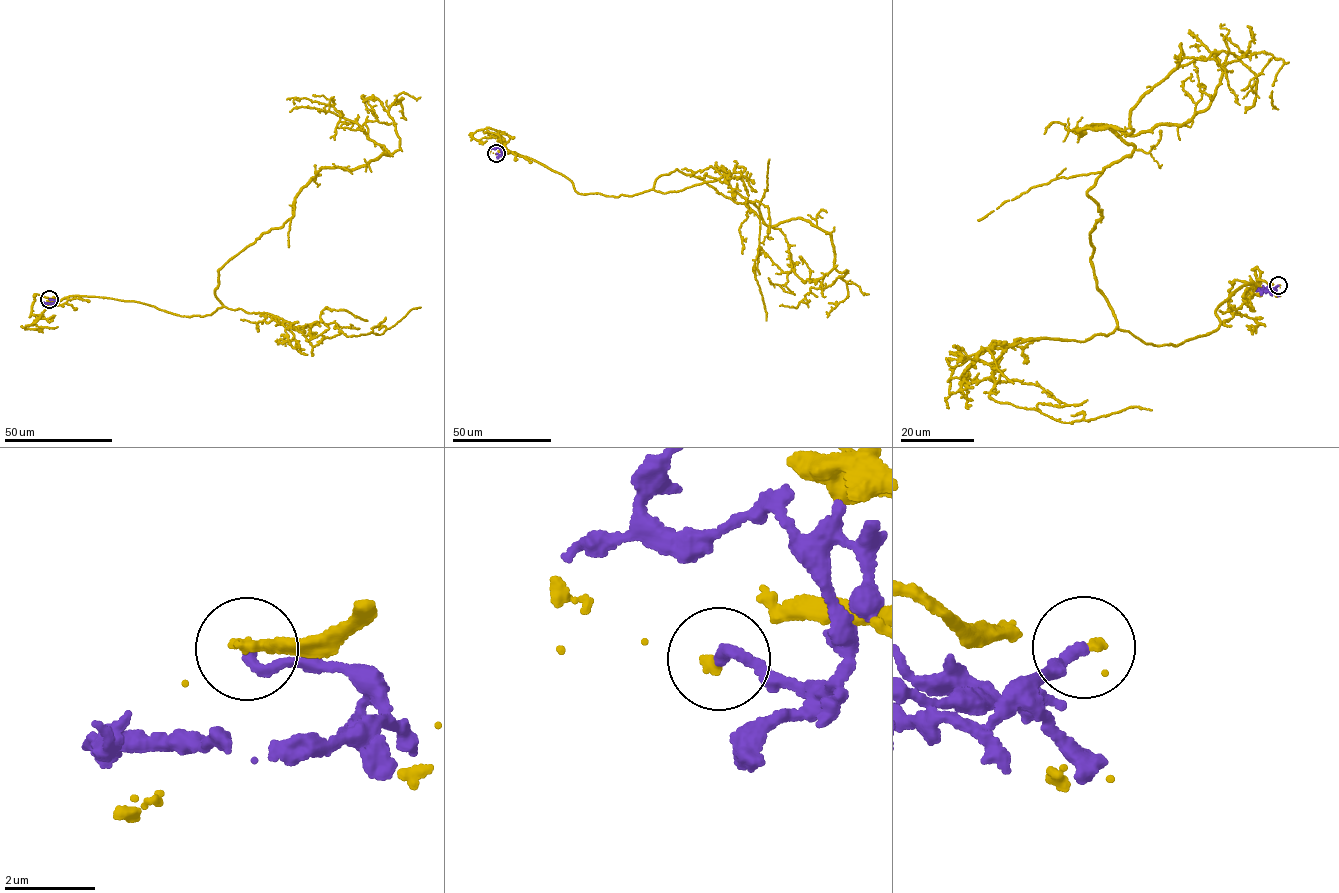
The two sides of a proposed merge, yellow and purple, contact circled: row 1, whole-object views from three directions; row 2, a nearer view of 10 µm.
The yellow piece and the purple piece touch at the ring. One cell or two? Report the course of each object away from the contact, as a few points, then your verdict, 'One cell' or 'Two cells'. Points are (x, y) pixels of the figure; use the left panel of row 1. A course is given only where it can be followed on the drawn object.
Course of yellow: (49, 298), (212, 314), (218, 270), (293, 216), (322, 168), (399, 149), (378, 99), (361, 96), (356, 128). Course of purple: (49, 298), (56, 302), (42, 302). Two cells

